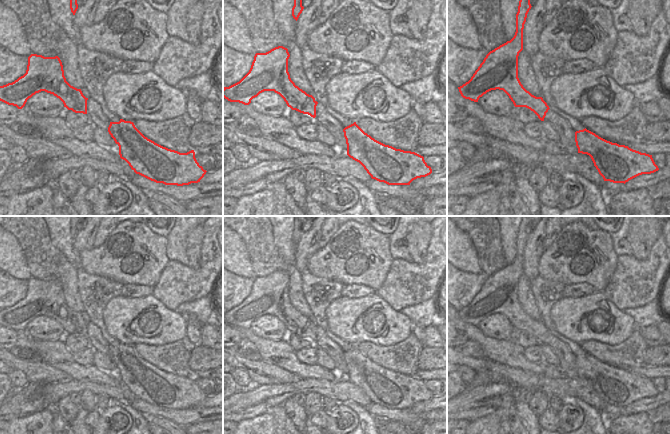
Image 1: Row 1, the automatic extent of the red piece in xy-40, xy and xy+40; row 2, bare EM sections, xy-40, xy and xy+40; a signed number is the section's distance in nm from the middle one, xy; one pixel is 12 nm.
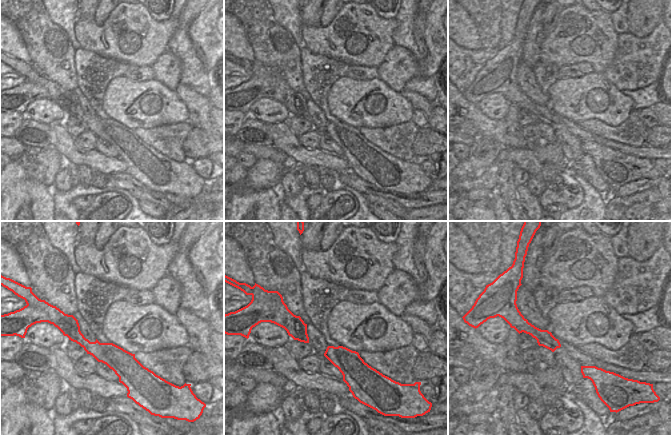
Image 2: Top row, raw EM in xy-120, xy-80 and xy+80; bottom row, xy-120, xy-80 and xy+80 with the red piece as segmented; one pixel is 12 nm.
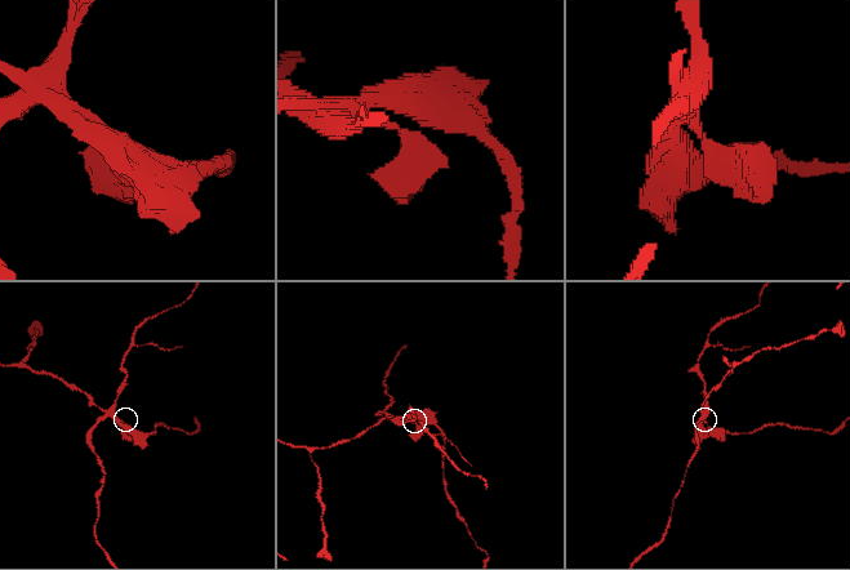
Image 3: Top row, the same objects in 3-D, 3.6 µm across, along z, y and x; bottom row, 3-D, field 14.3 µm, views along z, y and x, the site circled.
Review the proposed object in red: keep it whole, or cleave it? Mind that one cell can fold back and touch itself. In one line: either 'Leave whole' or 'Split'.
Split.

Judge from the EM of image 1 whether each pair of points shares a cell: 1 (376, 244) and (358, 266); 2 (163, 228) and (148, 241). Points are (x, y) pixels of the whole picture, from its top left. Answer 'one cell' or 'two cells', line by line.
1: one cell
2: two cells

